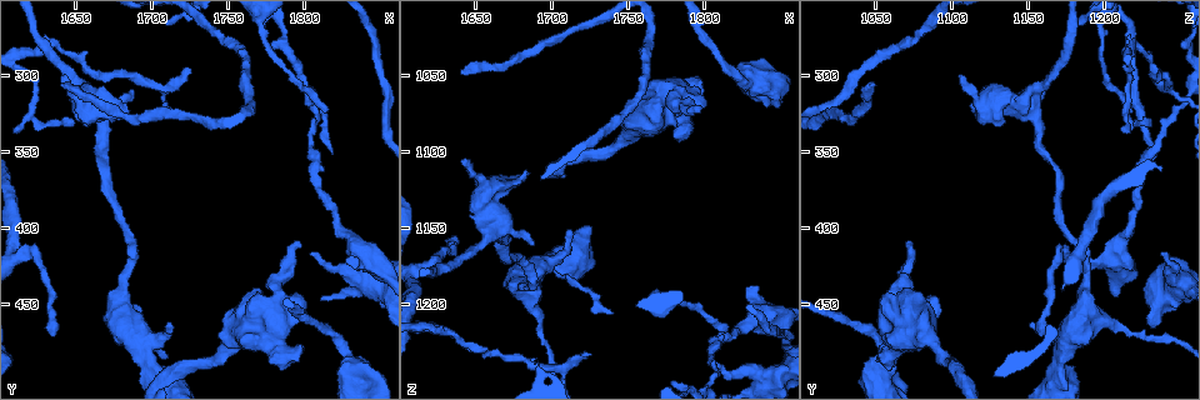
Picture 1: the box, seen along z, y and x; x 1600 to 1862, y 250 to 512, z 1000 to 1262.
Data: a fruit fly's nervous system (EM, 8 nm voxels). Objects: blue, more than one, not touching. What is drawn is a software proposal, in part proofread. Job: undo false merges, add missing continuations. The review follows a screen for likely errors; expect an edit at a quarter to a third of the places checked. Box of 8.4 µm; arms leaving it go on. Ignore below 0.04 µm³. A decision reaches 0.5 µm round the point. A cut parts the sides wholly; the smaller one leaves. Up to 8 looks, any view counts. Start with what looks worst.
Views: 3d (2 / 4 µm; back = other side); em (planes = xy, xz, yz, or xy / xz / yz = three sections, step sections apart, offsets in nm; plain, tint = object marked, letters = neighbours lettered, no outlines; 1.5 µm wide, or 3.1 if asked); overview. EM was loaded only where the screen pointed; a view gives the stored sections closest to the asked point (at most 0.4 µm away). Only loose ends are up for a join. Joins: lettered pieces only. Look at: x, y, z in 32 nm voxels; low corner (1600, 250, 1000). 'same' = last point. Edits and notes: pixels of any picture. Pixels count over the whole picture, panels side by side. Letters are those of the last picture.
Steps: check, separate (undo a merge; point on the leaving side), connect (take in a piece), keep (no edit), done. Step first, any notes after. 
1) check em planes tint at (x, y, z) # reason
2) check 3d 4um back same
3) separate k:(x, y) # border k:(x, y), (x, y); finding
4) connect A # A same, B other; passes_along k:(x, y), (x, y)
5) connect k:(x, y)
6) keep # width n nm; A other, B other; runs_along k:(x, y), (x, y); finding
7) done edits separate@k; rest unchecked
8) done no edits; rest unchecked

check em xz step 8 letters at (1832, 418, 1190) # branch stops here

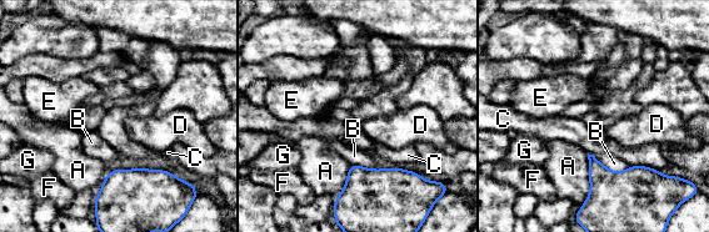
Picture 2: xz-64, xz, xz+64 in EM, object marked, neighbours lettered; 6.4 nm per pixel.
keep # A other, B other, C other, D other, E other, F other, G other; border 2:(630, 166), (649, 166), (658, 171); no lettered piece goes on from it

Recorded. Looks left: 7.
check 3d 4um at (1724, 296, 1232)

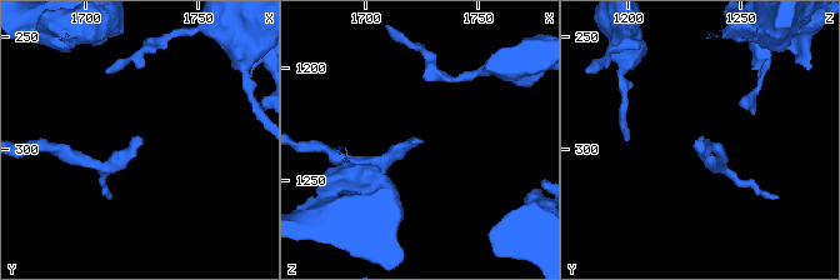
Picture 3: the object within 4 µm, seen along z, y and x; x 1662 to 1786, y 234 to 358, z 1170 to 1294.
check em xy step 4 letters at (1723, 295, 1232) # need the tissue

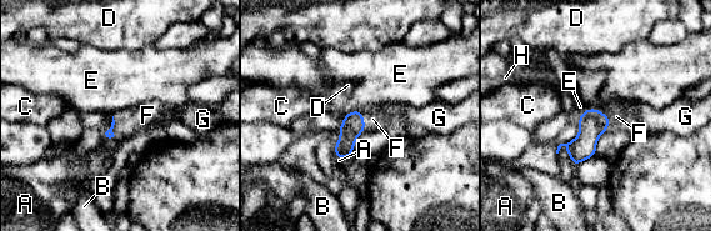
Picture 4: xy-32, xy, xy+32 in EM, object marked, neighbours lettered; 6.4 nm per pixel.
check em planes letters same

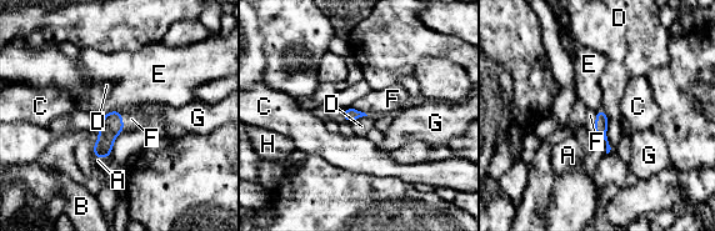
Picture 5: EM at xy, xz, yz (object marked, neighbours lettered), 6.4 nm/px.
connect F # A other, B other, C other, D other, E other, F same, G other, H other; passes_along 5:(601, 121), (595, 122), (590, 115); the neuron continues

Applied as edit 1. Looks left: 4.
check em planes tint at (1696, 484, 1174) # thin neck

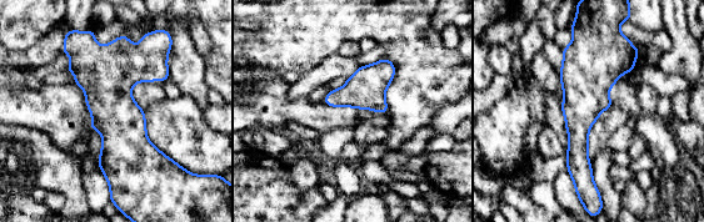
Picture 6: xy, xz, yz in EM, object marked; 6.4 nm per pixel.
check em planes letters same # see the neighbours

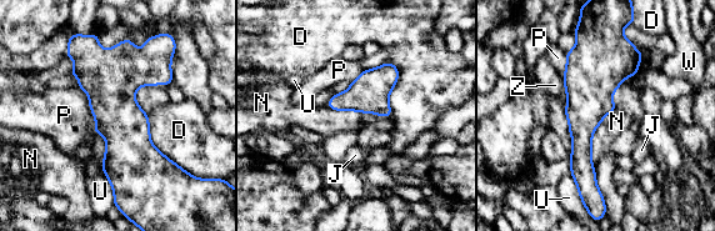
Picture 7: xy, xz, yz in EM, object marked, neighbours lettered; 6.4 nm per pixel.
keep # width 280 nm; D other, J other, N other, P other, U other, W other, Z other; border 7:(618, 109), (593, 134), (594, 169); one neuron here

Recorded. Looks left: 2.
done edits connect@5; rest unchecked

